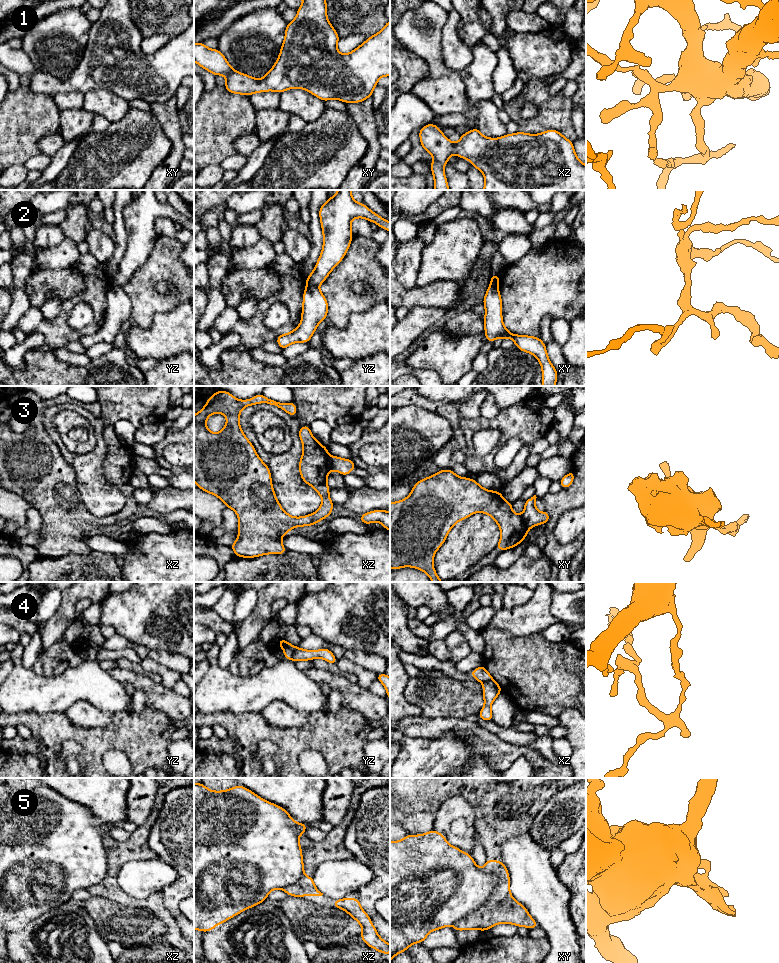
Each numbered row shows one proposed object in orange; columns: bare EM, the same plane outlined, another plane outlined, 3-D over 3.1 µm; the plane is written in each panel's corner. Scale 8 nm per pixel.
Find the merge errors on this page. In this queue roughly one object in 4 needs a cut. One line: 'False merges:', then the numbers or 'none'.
False merges: 2, 3, 4

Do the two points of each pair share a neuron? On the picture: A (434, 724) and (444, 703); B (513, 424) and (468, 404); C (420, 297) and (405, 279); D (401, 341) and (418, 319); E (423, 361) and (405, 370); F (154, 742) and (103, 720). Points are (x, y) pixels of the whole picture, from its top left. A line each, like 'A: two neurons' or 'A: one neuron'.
A: two neurons
B: two neurons
C: two neurons
D: one neuron
E: two neurons
F: two neurons

